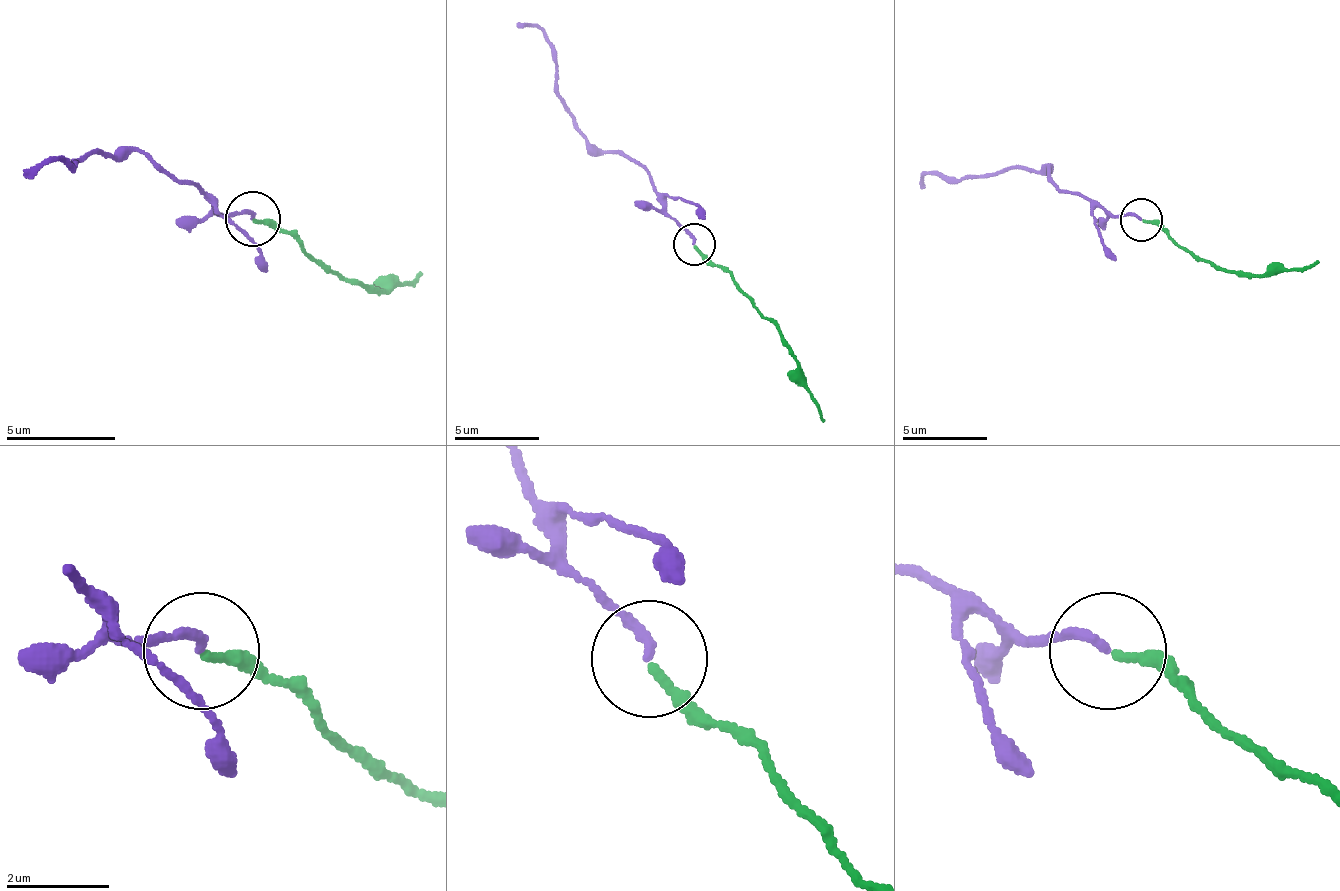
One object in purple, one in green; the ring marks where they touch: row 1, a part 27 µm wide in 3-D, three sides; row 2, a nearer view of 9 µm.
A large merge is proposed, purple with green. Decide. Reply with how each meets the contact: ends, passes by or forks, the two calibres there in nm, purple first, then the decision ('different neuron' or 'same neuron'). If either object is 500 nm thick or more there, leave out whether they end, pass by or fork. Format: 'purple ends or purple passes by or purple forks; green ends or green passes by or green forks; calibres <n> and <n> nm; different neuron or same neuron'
purple ends; green ends; calibres 170 and 180 nm; same neuron

